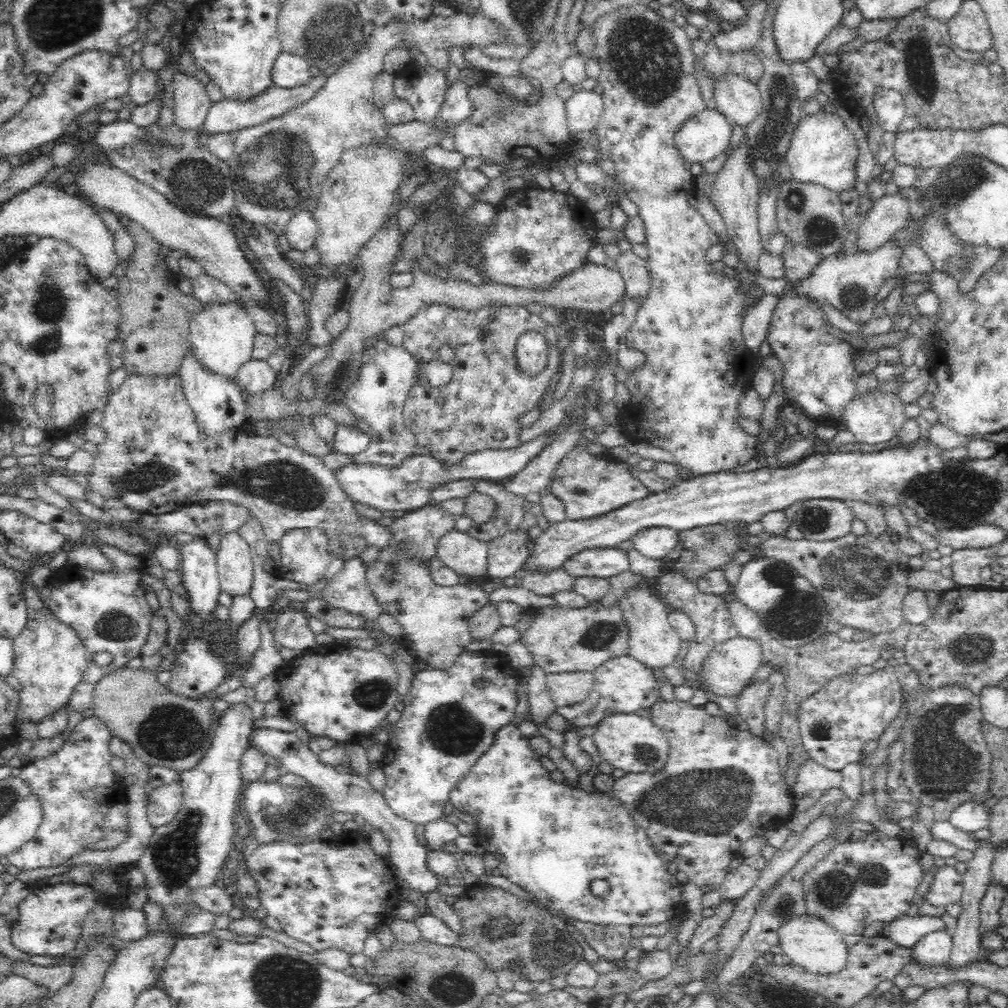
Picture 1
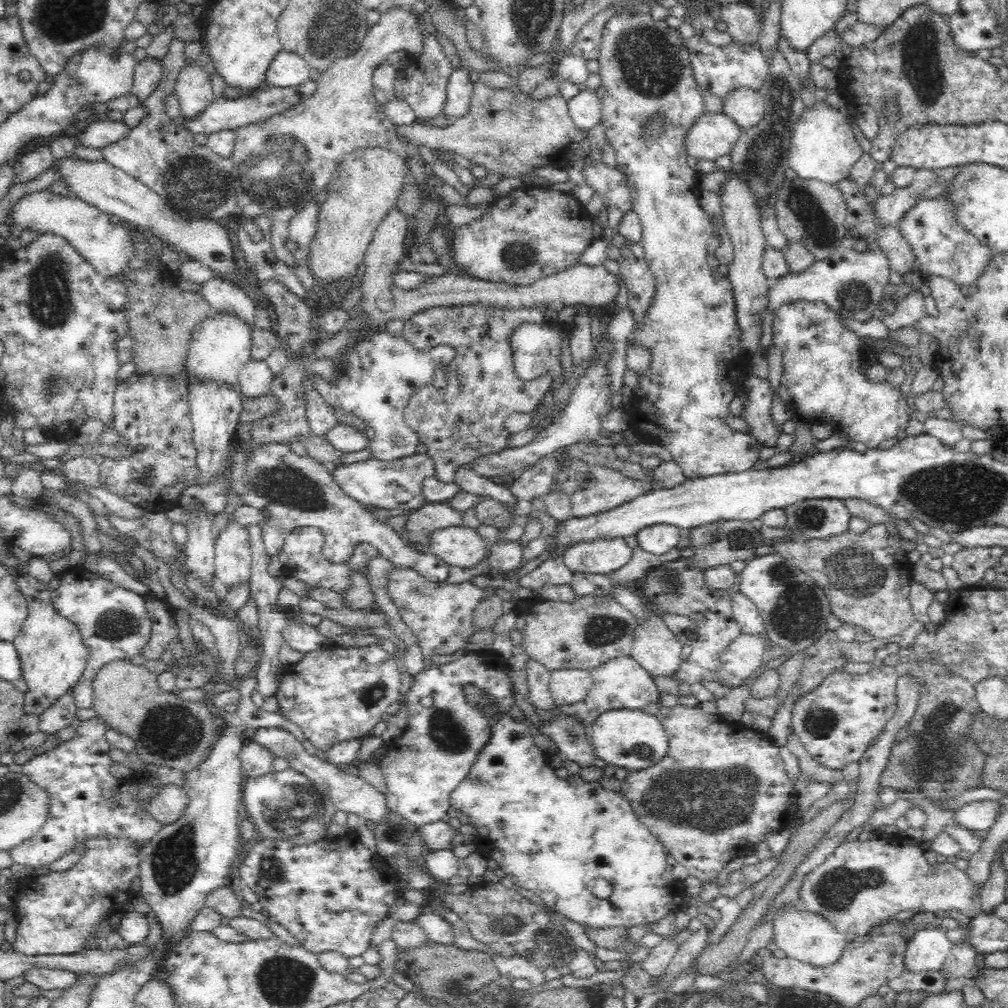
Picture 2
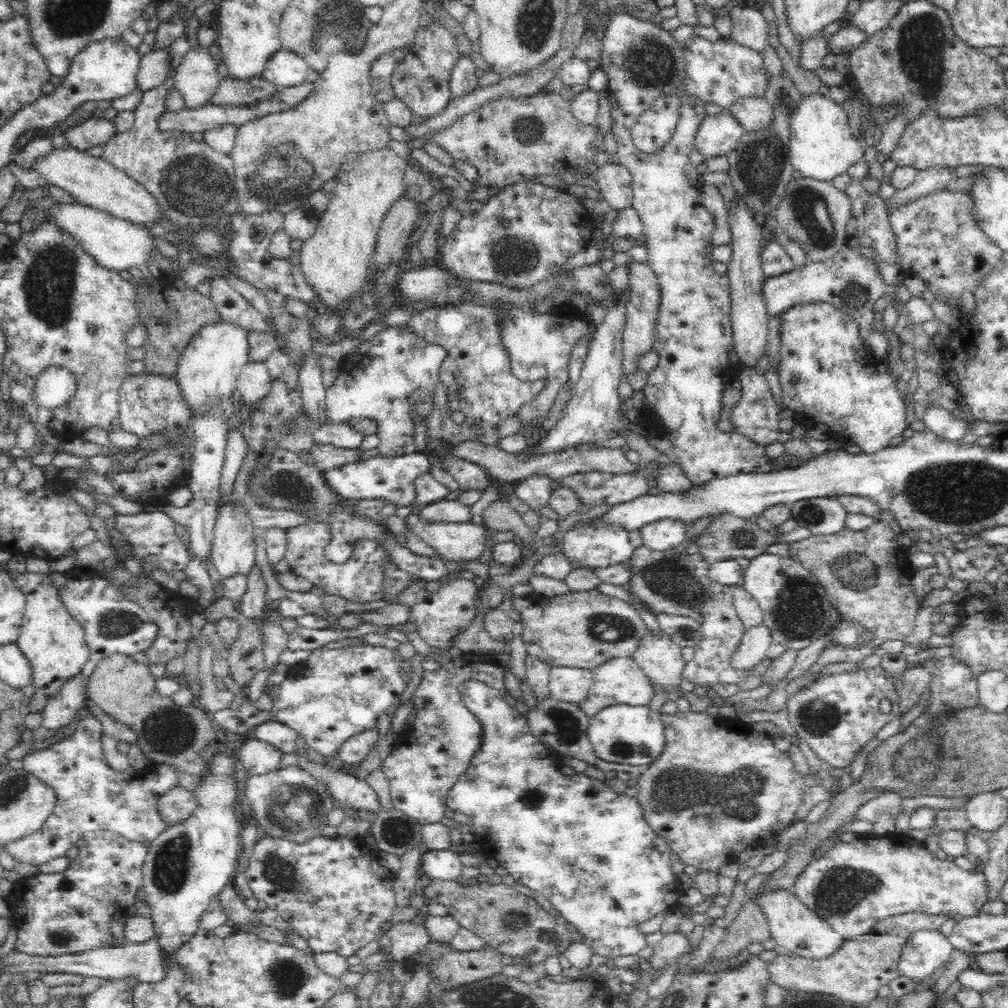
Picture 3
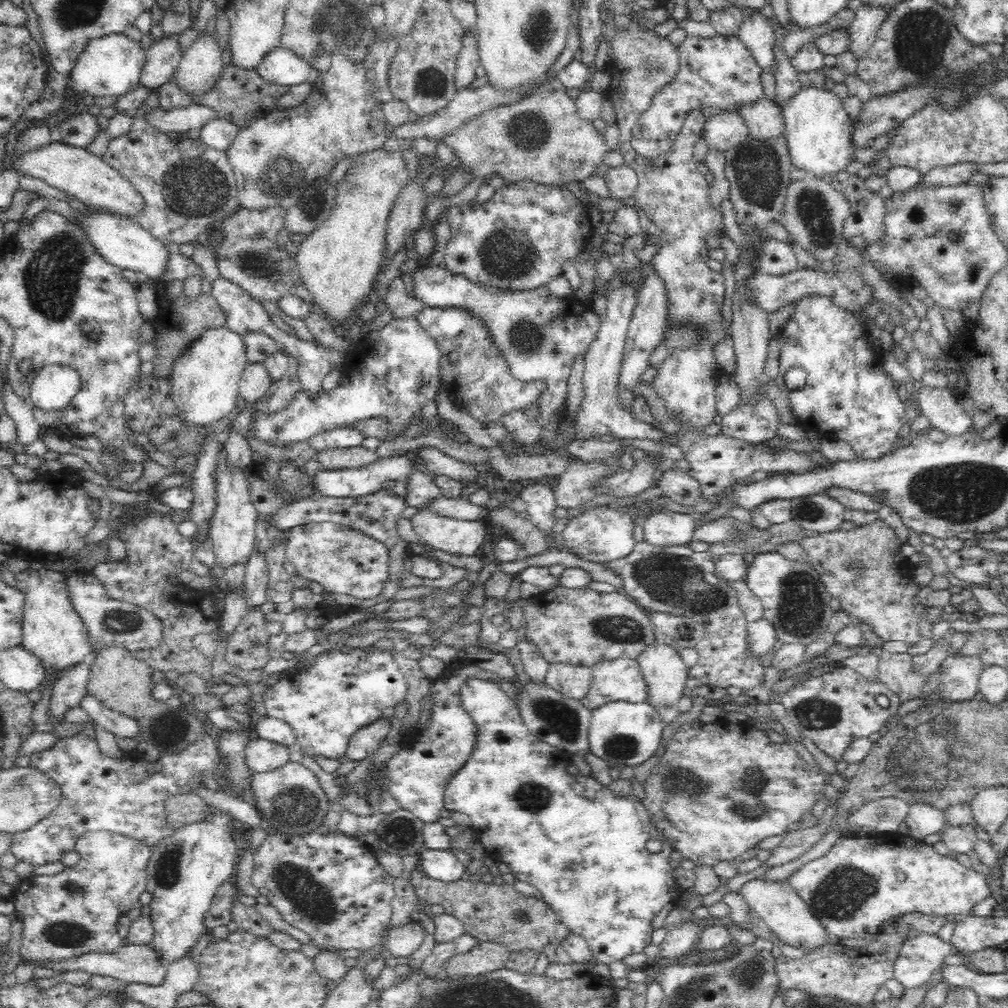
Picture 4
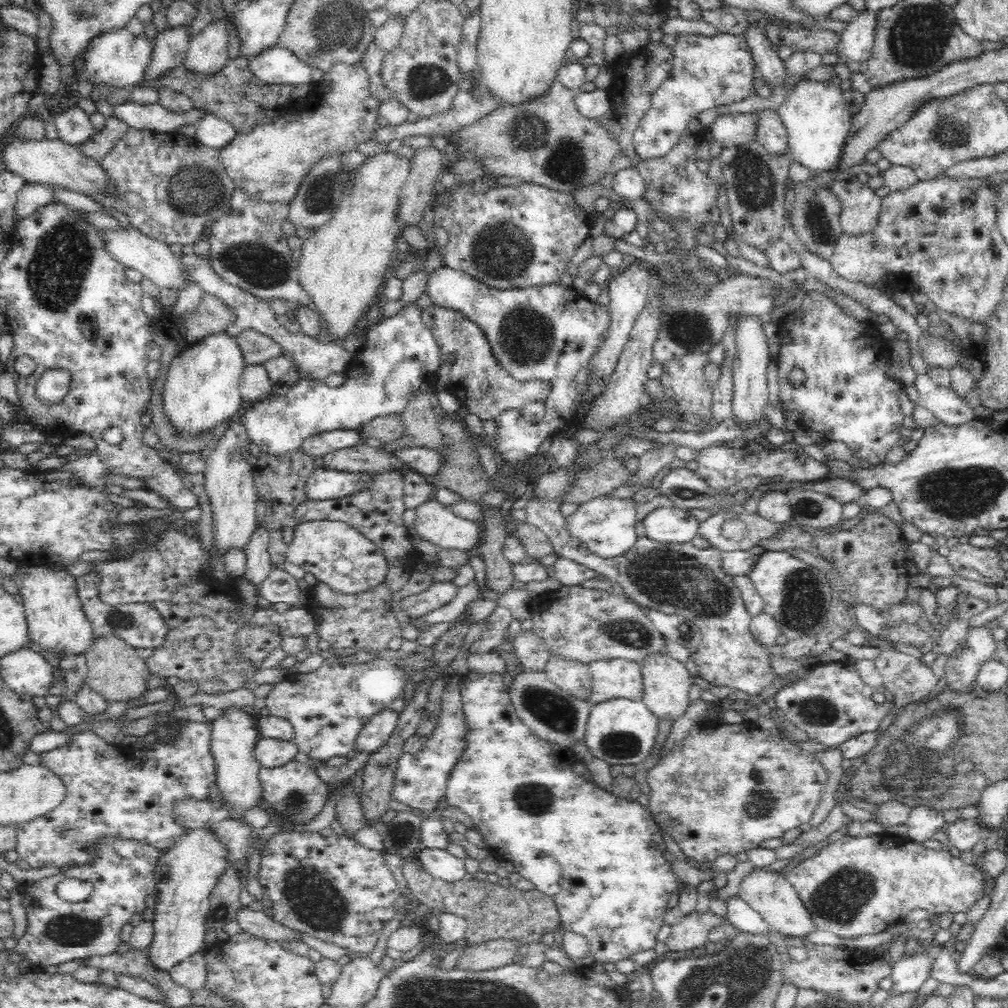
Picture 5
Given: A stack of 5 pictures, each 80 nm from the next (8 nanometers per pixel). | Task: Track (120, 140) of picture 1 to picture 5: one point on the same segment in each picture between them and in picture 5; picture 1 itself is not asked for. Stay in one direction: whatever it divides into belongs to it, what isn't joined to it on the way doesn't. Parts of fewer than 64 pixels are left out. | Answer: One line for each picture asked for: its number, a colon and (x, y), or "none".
2: (100, 133)
3: (94, 130)
4: (80, 129)
5: (73, 126)

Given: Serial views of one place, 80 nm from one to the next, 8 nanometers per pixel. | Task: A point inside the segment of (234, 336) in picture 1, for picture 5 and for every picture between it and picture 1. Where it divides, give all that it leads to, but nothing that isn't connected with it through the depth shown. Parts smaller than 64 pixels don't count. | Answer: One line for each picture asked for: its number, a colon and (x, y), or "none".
2: (220, 345)
3: (207, 373)
4: (204, 382)
5: (201, 390)

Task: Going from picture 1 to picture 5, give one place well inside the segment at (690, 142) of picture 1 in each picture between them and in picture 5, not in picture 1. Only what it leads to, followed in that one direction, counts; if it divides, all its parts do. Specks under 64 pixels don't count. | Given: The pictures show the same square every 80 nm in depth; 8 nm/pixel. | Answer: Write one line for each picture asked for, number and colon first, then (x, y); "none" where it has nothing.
2: (712, 135)
3: (718, 134)
4: (726, 129)
5: (729, 129)

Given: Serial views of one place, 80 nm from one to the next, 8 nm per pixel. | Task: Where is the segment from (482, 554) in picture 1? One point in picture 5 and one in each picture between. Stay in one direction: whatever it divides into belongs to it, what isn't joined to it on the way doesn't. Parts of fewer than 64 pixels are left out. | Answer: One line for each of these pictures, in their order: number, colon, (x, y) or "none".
2: (462, 546)
3: (462, 542)
4: (461, 537)
5: (435, 522)

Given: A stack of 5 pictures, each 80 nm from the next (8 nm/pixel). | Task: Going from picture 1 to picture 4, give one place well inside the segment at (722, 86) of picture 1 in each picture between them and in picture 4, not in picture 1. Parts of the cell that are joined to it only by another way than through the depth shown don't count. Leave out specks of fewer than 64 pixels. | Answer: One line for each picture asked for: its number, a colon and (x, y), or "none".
2: (746, 106)
3: (754, 114)
4: (764, 119)

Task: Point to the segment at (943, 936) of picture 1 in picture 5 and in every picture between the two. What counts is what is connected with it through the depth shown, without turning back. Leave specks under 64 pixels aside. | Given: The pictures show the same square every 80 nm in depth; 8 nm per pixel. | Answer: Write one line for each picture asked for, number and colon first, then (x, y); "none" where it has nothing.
2: (927, 949)
3: (925, 951)
4: (920, 956)
5: (907, 975)

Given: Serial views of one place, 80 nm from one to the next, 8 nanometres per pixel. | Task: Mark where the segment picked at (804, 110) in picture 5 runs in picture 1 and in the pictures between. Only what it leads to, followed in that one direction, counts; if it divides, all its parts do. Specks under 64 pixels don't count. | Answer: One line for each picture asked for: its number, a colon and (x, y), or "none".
1: (822, 150)
2: (823, 147)
3: (821, 145)
4: (818, 131)

